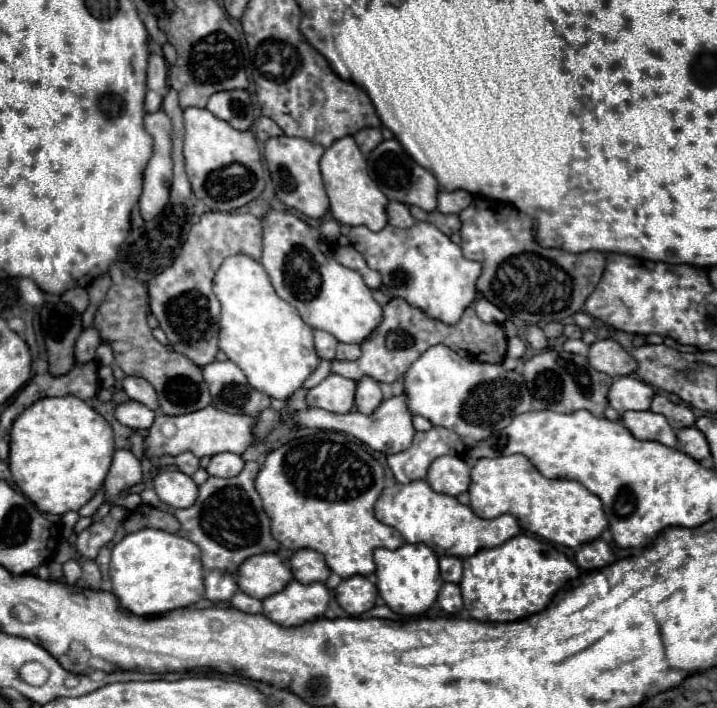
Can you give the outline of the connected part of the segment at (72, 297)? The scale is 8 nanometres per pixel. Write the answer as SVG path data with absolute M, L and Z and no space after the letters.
M74 287L74 289L68 289L60 295L62 301L66 301L68 305L72 305L78 313L84 313L86 307L88 307L88 293L84 287Z

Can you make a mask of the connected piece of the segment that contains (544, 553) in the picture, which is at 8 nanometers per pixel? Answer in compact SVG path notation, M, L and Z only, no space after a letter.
M524 533L508 539L506 543L490 549L480 549L476 555L464 559L464 575L460 581L464 607L470 617L476 621L518 621L528 615L540 613L548 607L558 589L564 587L566 581L572 581L580 575L580 569L560 551L556 551L550 543L540 541L536 537L528 537Z

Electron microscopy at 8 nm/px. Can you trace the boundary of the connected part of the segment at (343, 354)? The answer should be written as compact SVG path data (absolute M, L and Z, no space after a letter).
M338 343L338 351L336 351L336 359L346 359L346 361L354 361L360 357L360 345L356 343Z

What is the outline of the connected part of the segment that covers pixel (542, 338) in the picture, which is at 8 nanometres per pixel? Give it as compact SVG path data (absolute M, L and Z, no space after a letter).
M528 327L526 333L524 333L524 337L530 343L530 347L536 349L536 351L546 349L546 345L548 345L548 339L546 339L546 335L544 335L544 331L540 327Z

